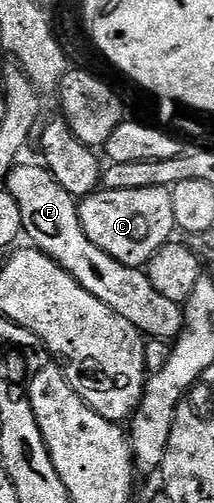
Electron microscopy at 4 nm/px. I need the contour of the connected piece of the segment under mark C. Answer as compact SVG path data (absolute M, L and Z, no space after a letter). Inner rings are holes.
M99 188L89 197L78 202L80 224L96 244L112 260L125 266L145 267L150 258L171 241L175 233L174 213L172 212L172 196L167 188L136 188L128 192Z

